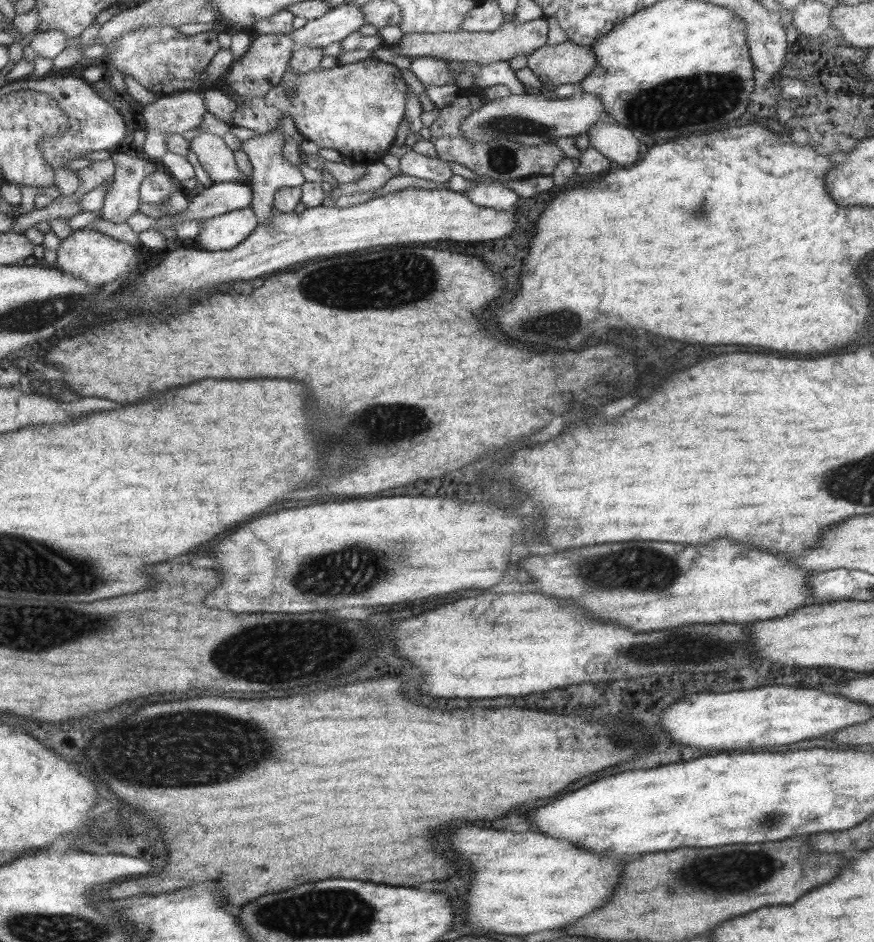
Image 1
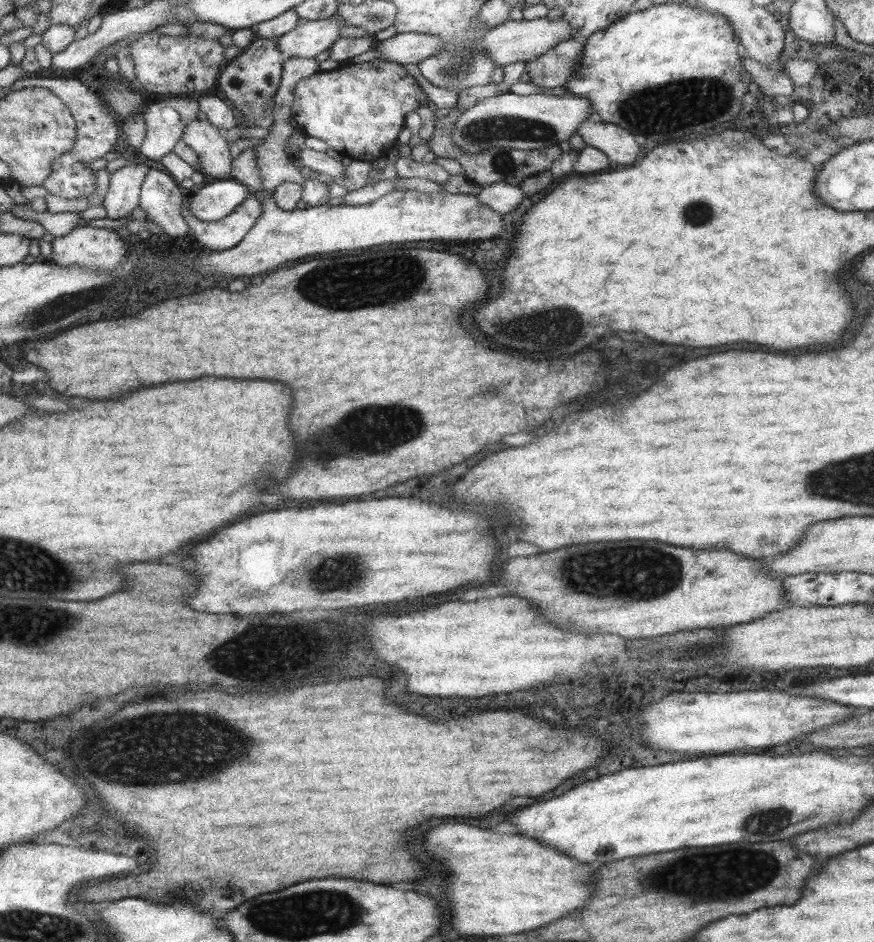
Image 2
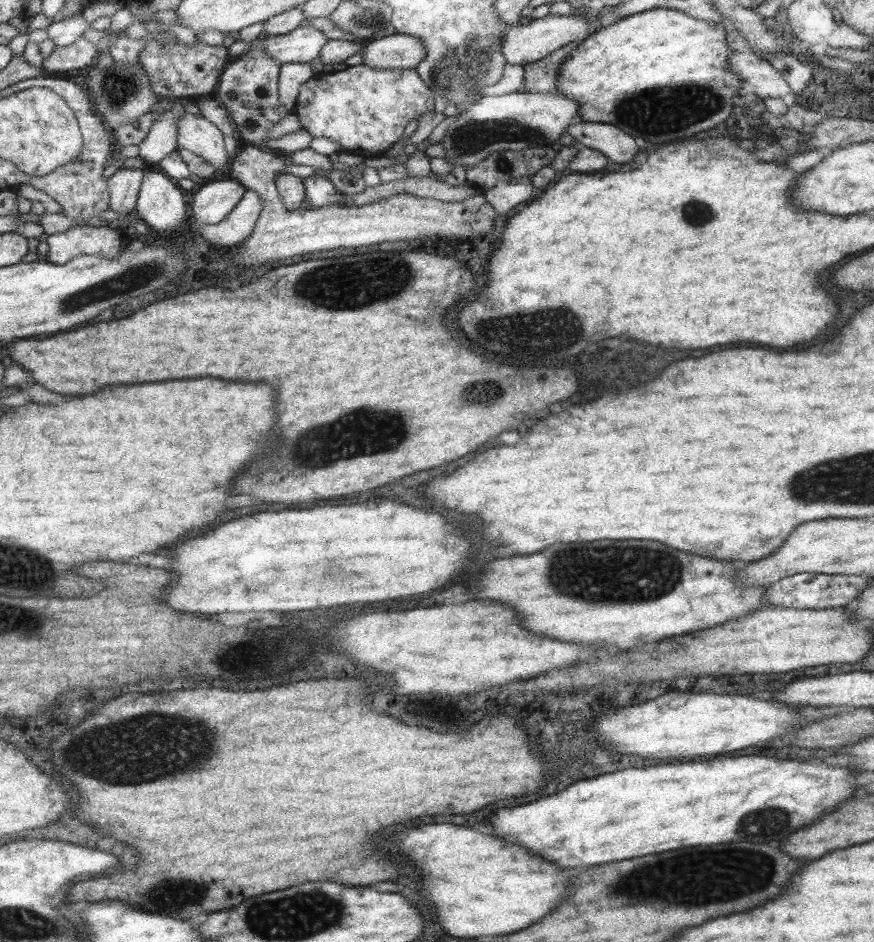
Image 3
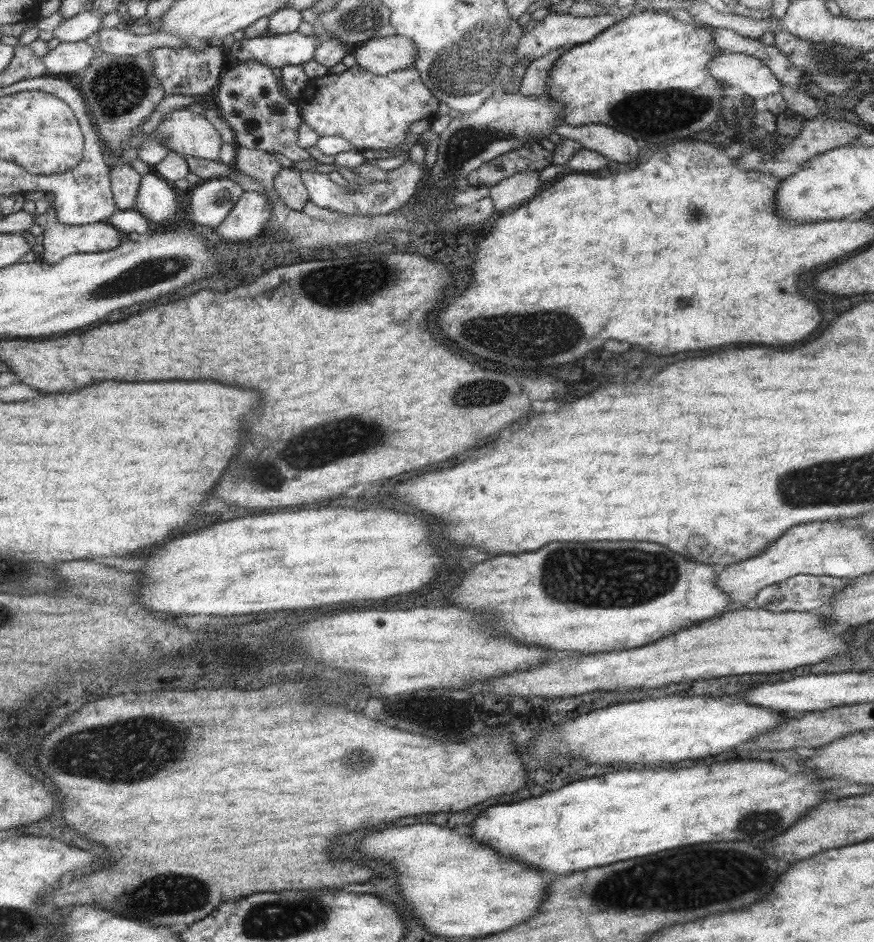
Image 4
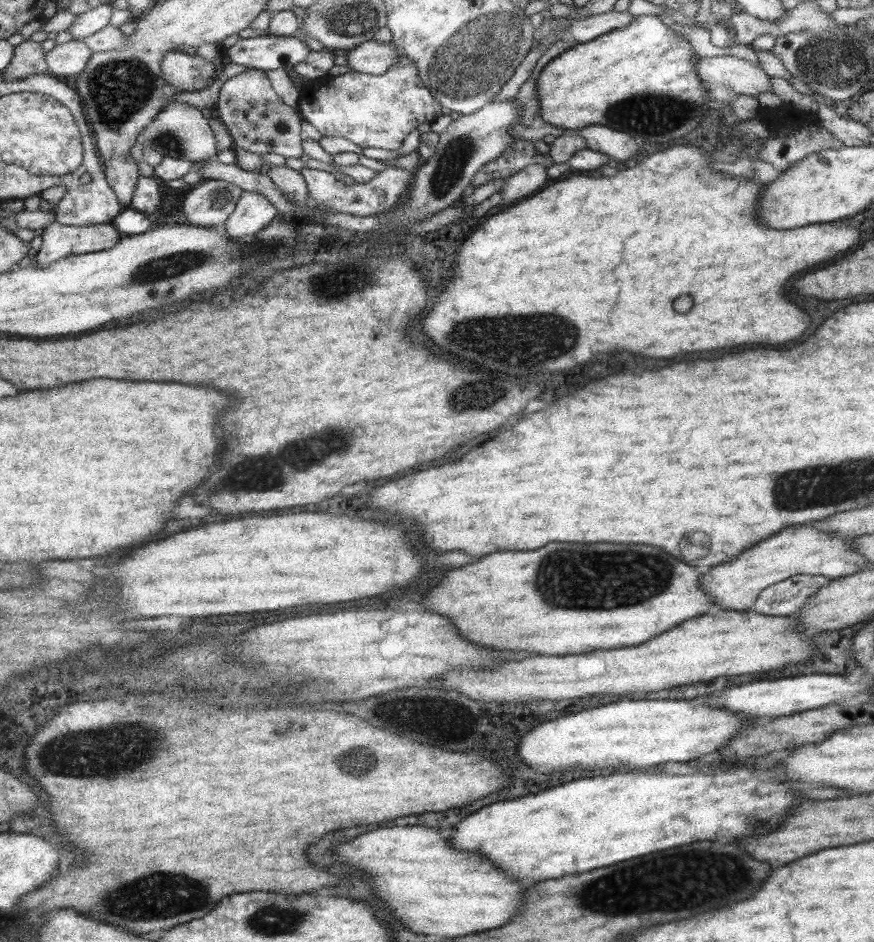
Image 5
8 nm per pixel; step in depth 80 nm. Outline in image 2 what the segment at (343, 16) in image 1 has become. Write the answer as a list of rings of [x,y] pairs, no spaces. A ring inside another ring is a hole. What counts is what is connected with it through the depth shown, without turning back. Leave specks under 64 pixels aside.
[[[336,12],[323,20],[306,21],[278,37],[278,44],[280,44],[278,49],[285,55],[285,58],[313,59],[317,54],[332,46],[336,38],[339,37],[338,26],[343,24],[344,22],[338,18]]]

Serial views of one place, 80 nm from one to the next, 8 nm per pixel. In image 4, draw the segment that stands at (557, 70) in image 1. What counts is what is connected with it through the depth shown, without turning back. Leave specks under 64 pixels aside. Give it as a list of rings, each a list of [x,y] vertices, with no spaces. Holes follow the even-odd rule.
[[[560,46],[547,51],[545,56],[535,58],[524,70],[517,92],[521,96],[542,96],[546,92],[546,76],[553,62],[562,56],[569,46]]]

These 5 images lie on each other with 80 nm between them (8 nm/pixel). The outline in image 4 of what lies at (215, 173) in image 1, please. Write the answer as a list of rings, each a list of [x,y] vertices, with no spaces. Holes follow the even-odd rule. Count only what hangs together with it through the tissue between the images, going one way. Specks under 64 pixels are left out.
[[[177,109],[163,117],[161,124],[154,130],[153,134],[139,135],[131,141],[131,148],[138,149],[148,137],[157,137],[160,142],[170,150],[183,157],[196,156],[197,158],[205,158],[207,160],[219,161],[221,156],[221,146],[223,141],[219,131],[211,124],[205,114],[198,114],[190,109]]]

